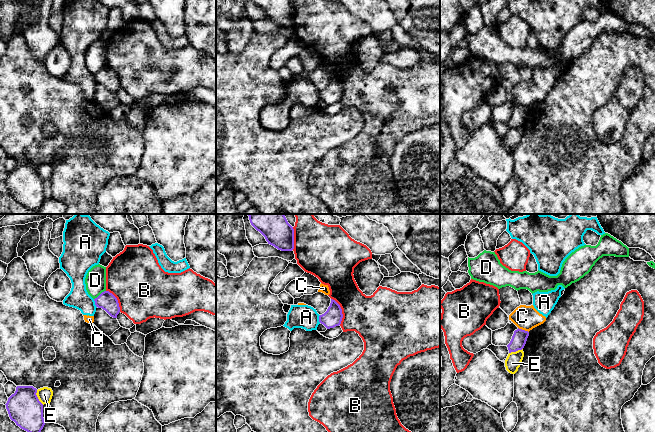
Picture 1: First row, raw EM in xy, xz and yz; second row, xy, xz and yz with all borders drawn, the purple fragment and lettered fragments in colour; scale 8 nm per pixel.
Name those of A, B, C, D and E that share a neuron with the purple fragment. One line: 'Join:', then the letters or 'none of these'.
Join: none of these

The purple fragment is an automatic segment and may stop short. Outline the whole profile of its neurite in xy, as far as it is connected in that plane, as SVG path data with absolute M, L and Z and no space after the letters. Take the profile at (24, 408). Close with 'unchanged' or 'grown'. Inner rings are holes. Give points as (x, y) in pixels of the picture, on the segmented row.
M17 386L5 404L10 419L27 432L41 432L45 425L43 404L36 393L33 386Z | unchanged

